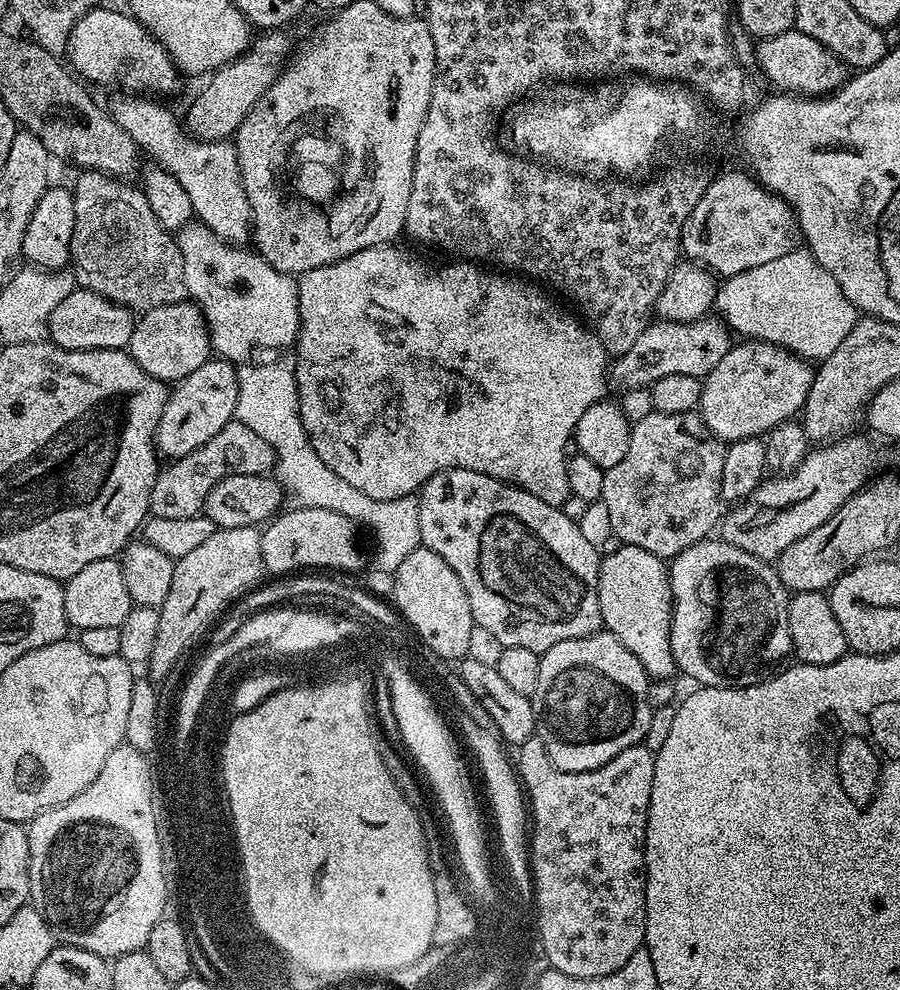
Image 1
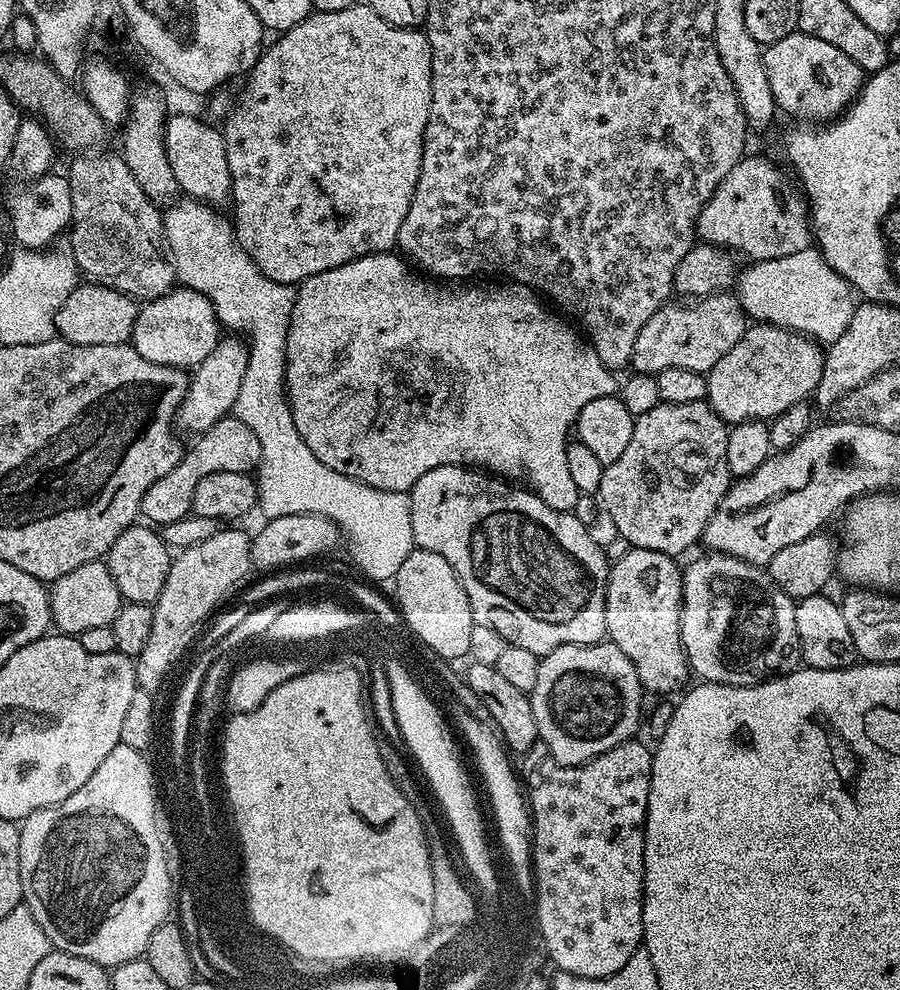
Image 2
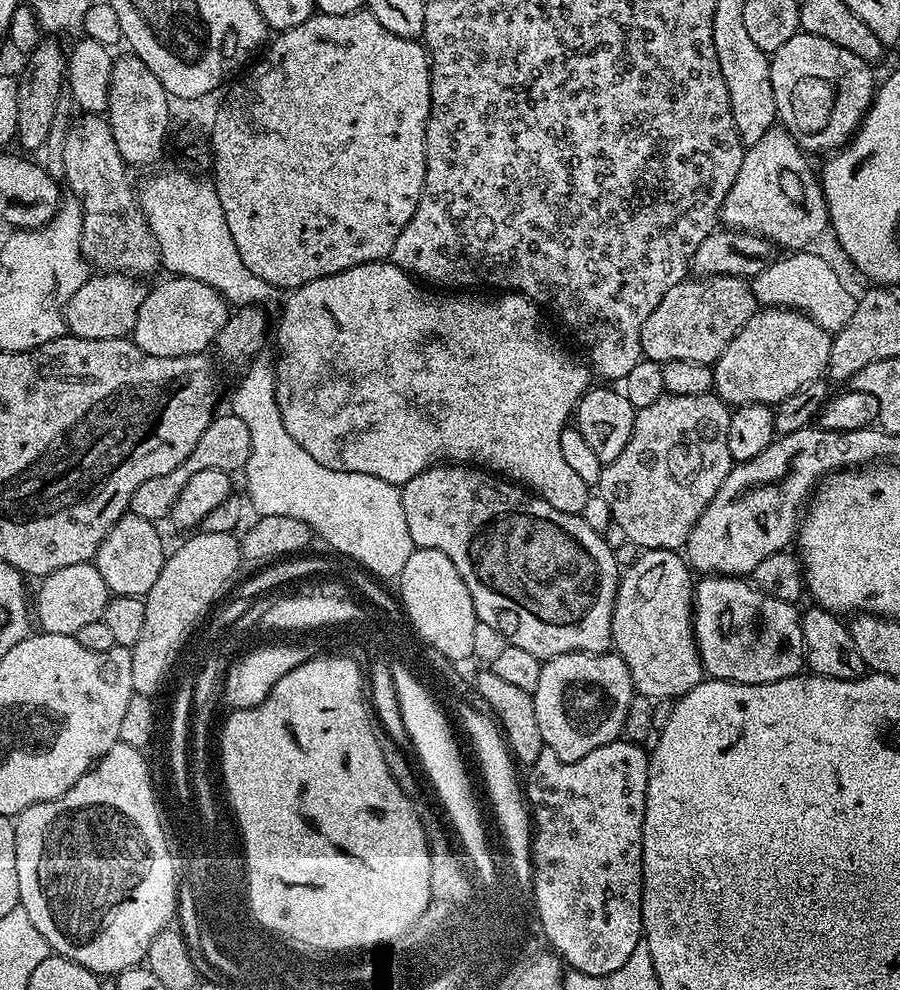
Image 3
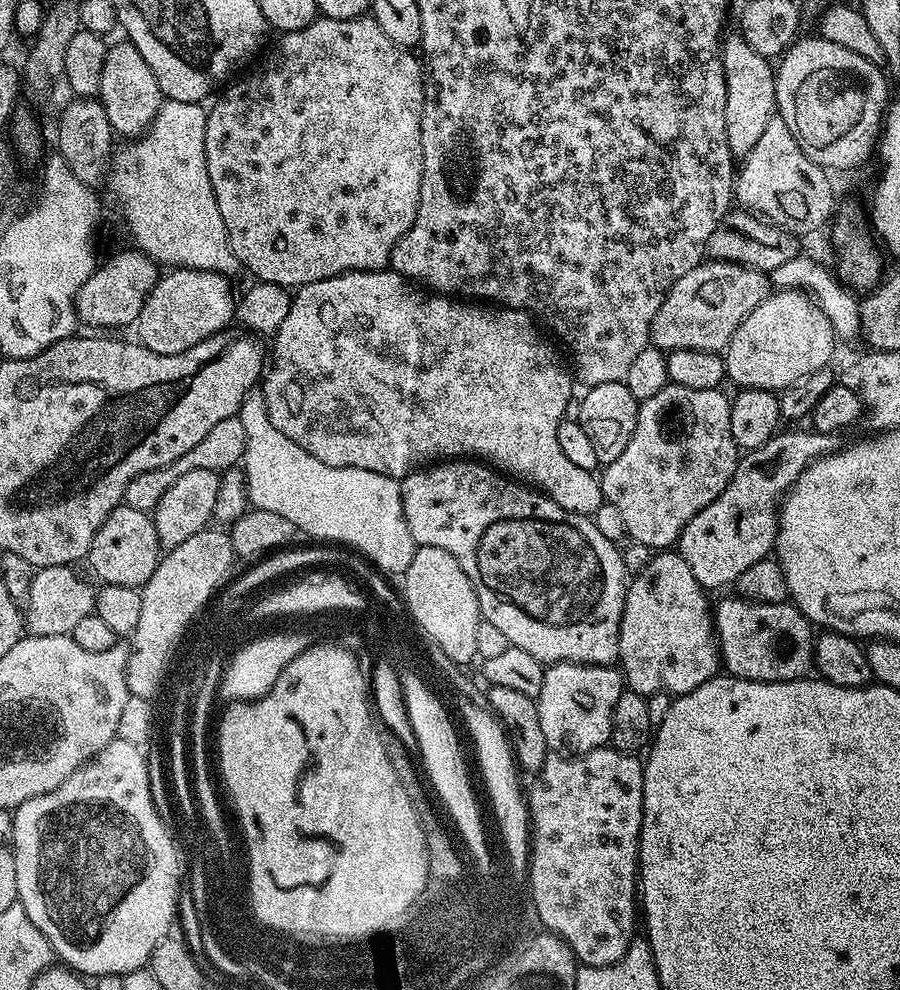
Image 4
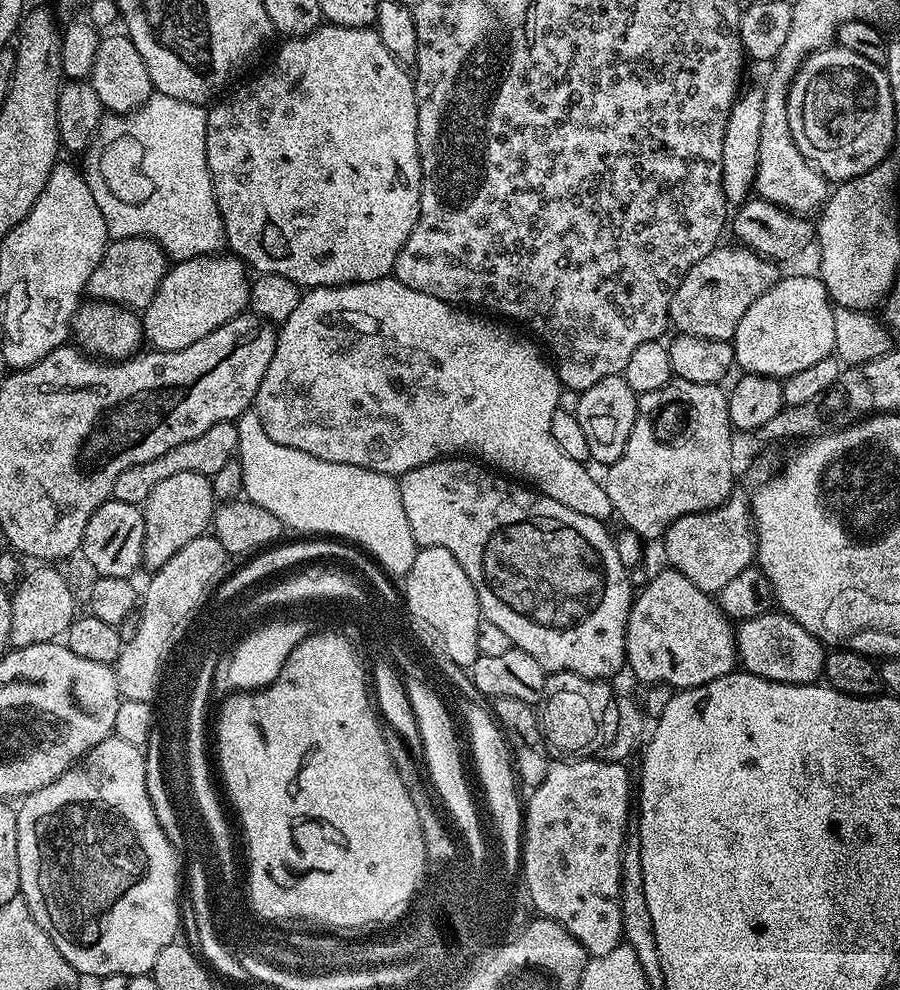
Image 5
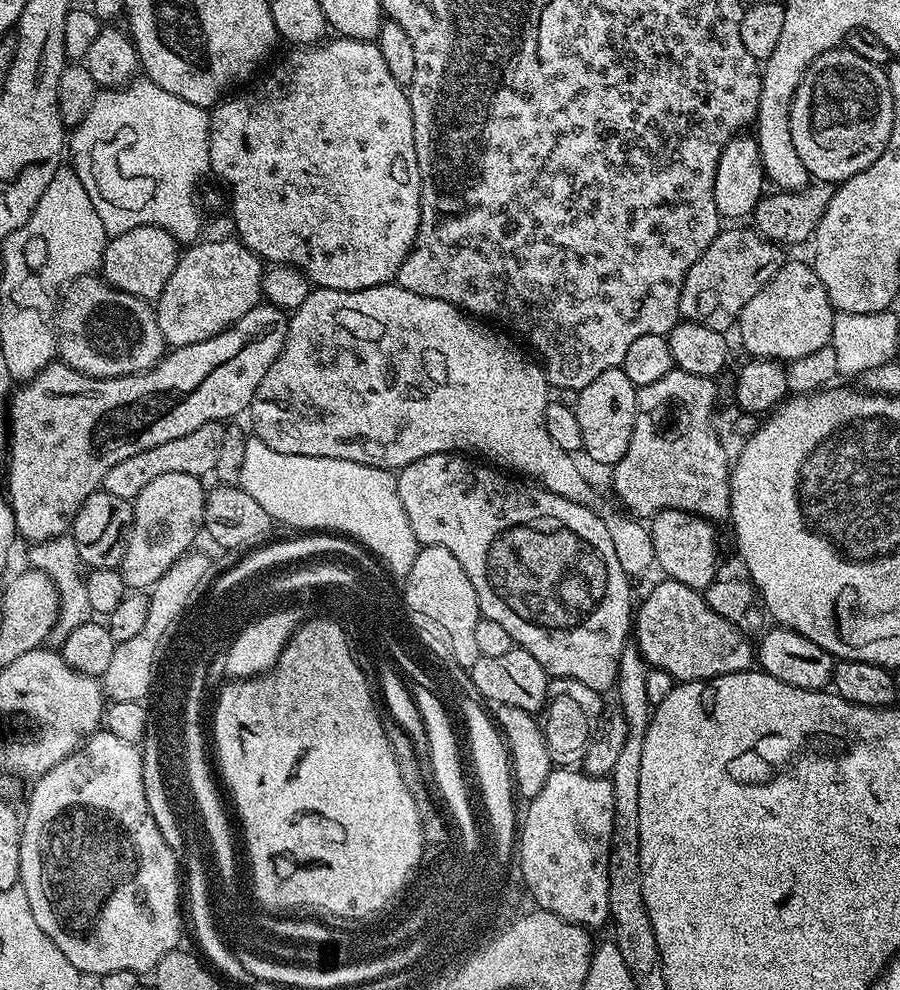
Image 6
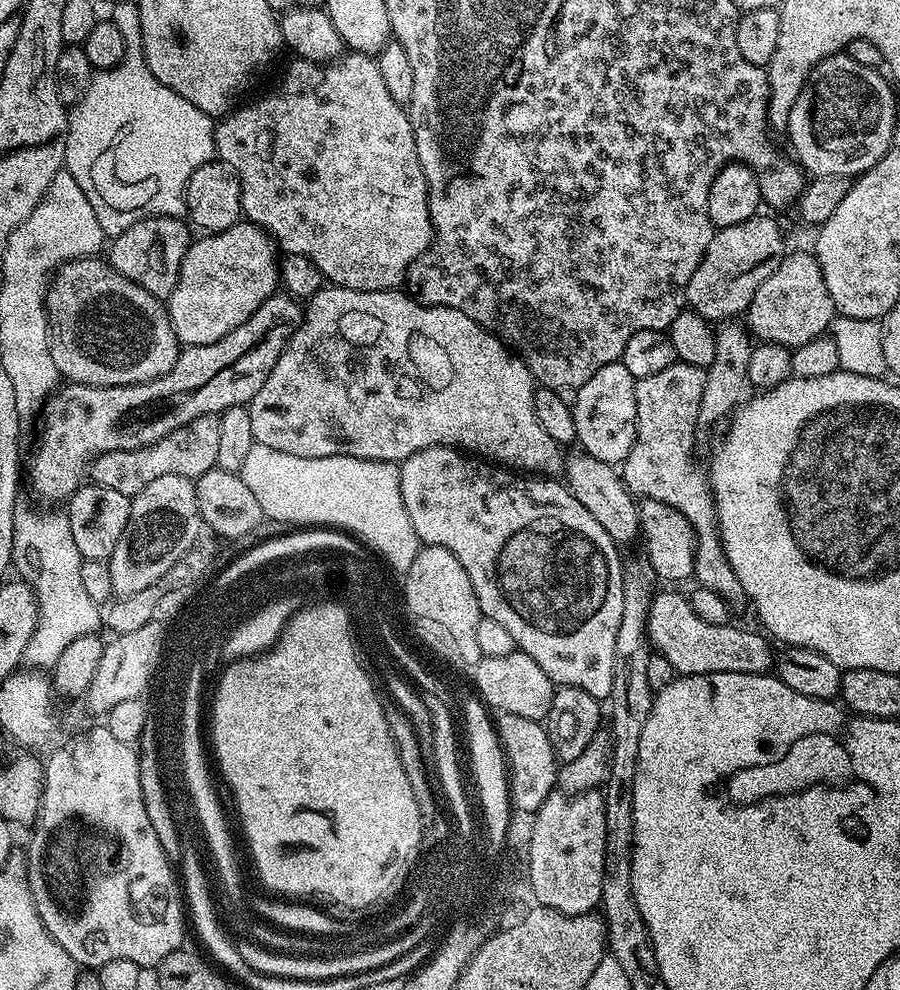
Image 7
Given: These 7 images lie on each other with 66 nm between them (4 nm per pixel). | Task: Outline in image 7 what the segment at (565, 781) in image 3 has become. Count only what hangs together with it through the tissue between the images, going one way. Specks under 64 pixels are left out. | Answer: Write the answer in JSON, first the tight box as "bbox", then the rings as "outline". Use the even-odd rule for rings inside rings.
{"bbox":[526,790,606,916],"outline":[[[554,790],[542,802],[534,814],[532,837],[528,840],[528,867],[526,873],[533,887],[535,903],[541,908],[553,908],[562,914],[577,916],[587,912],[596,912],[602,898],[602,870],[606,854],[606,810],[604,793],[593,790],[576,795],[568,795]]]}

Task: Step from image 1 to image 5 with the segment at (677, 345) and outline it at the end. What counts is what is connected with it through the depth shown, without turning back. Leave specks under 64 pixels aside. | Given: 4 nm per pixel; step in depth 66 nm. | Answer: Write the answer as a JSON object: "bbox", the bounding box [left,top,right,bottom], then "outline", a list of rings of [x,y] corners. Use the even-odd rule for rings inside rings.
{"bbox":[668,242,778,341],"outline":[[[735,242],[729,244],[721,243],[719,246],[712,249],[710,254],[706,254],[699,260],[699,262],[689,270],[682,278],[682,282],[678,286],[678,290],[674,290],[674,298],[670,298],[670,310],[668,311],[668,323],[681,336],[697,336],[698,338],[714,338],[715,340],[731,341],[736,334],[736,327],[738,322],[742,322],[742,314],[746,314],[746,310],[750,310],[750,306],[762,294],[766,294],[766,290],[770,290],[770,286],[775,284],[778,279],[777,265],[766,259],[765,256],[759,256],[757,252],[751,252],[749,248],[745,248]]]}

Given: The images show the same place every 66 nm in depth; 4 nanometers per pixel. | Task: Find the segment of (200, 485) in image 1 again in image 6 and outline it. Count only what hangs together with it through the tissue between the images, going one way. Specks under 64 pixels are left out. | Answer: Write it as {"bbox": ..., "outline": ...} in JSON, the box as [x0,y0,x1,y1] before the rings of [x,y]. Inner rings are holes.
{"bbox":[102,421,225,500],"outline":[[[221,421],[206,422],[206,426],[198,426],[190,434],[182,434],[182,438],[174,438],[174,442],[162,442],[162,446],[154,446],[154,450],[142,450],[142,454],[134,454],[134,458],[126,458],[126,462],[118,462],[106,474],[102,488],[110,494],[118,494],[123,500],[135,500],[137,494],[154,478],[161,474],[190,474],[201,478],[215,473],[218,466],[218,454],[222,451],[225,425]]]}

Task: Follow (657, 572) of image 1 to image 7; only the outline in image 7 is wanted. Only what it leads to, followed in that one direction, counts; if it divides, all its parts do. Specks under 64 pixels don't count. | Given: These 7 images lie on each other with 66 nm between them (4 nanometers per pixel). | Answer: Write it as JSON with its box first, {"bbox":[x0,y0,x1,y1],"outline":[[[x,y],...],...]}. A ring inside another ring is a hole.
{"bbox":[648,590,774,676],"outline":[[[660,590],[652,597],[648,615],[648,642],[682,676],[723,672],[762,676],[771,673],[774,668],[774,652],[772,656],[772,648],[767,644],[769,641],[759,631],[747,632],[744,628],[735,628],[734,624],[704,622],[698,618],[698,614],[694,614],[691,599],[685,593],[683,596],[680,592]]]}

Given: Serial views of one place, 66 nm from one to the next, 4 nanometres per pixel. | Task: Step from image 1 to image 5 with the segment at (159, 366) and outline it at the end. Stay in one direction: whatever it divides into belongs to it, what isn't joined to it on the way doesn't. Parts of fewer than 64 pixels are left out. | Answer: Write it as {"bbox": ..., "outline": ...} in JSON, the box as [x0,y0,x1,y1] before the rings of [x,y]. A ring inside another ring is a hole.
{"bbox":[143,254,250,352],"outline":[[[209,254],[177,260],[162,278],[152,301],[143,309],[143,337],[157,352],[186,350],[198,338],[206,338],[218,326],[241,315],[249,307],[249,287],[250,272],[239,256]]]}

